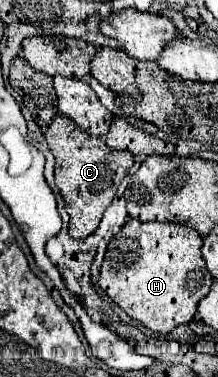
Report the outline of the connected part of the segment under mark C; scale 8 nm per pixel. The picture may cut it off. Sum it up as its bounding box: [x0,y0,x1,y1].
[44,115,134,239]

